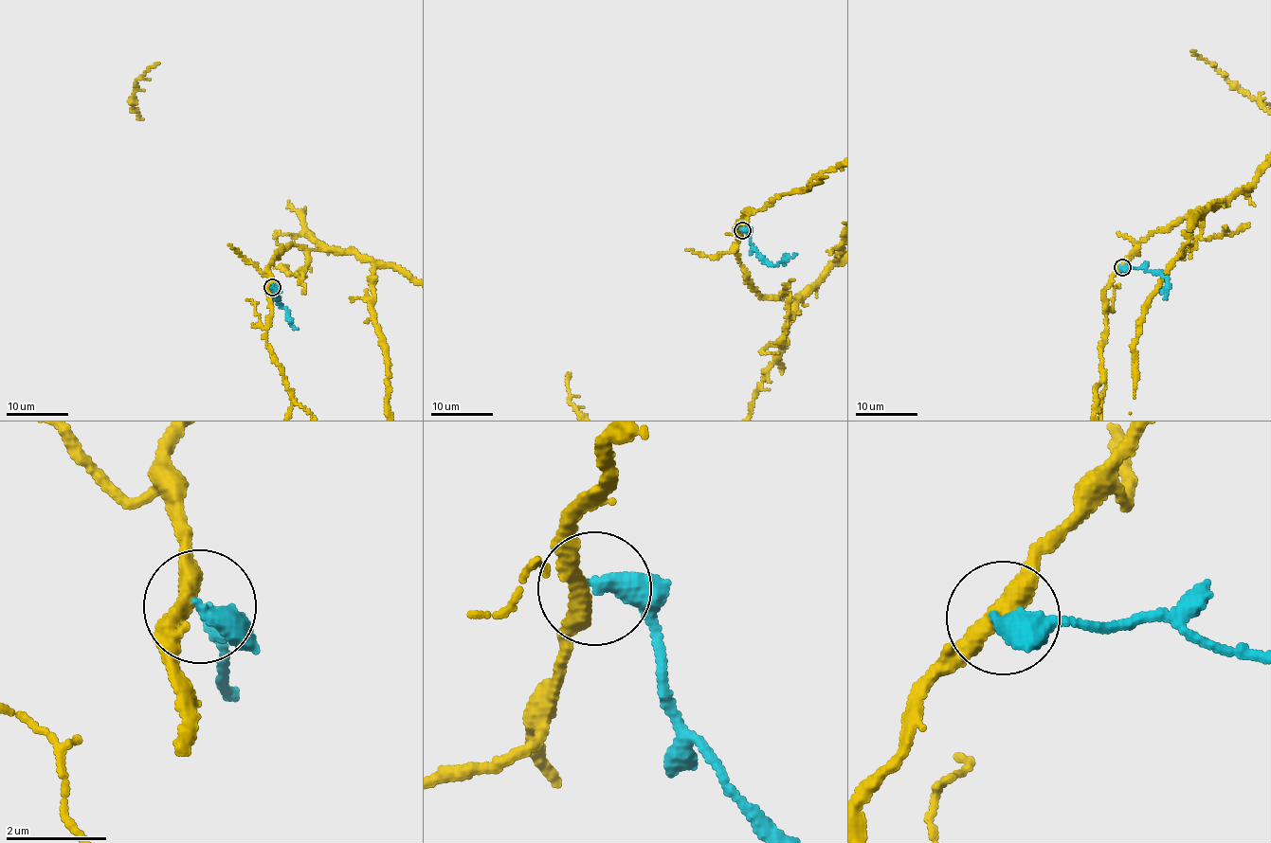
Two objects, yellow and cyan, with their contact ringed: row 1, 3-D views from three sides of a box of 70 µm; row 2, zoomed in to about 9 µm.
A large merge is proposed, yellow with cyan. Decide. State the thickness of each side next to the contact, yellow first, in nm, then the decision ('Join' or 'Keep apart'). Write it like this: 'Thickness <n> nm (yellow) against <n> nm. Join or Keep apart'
Thickness 360 nm (yellow) against 400 nm. Keep apart

